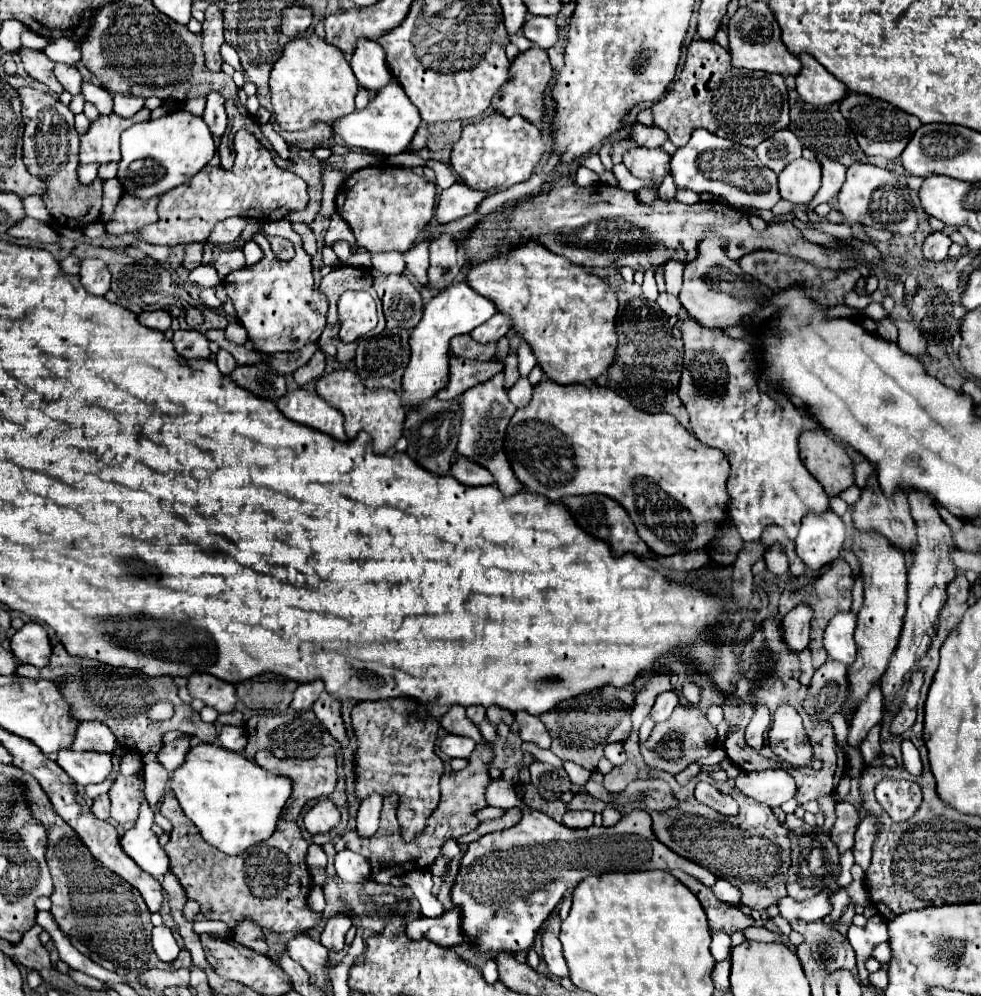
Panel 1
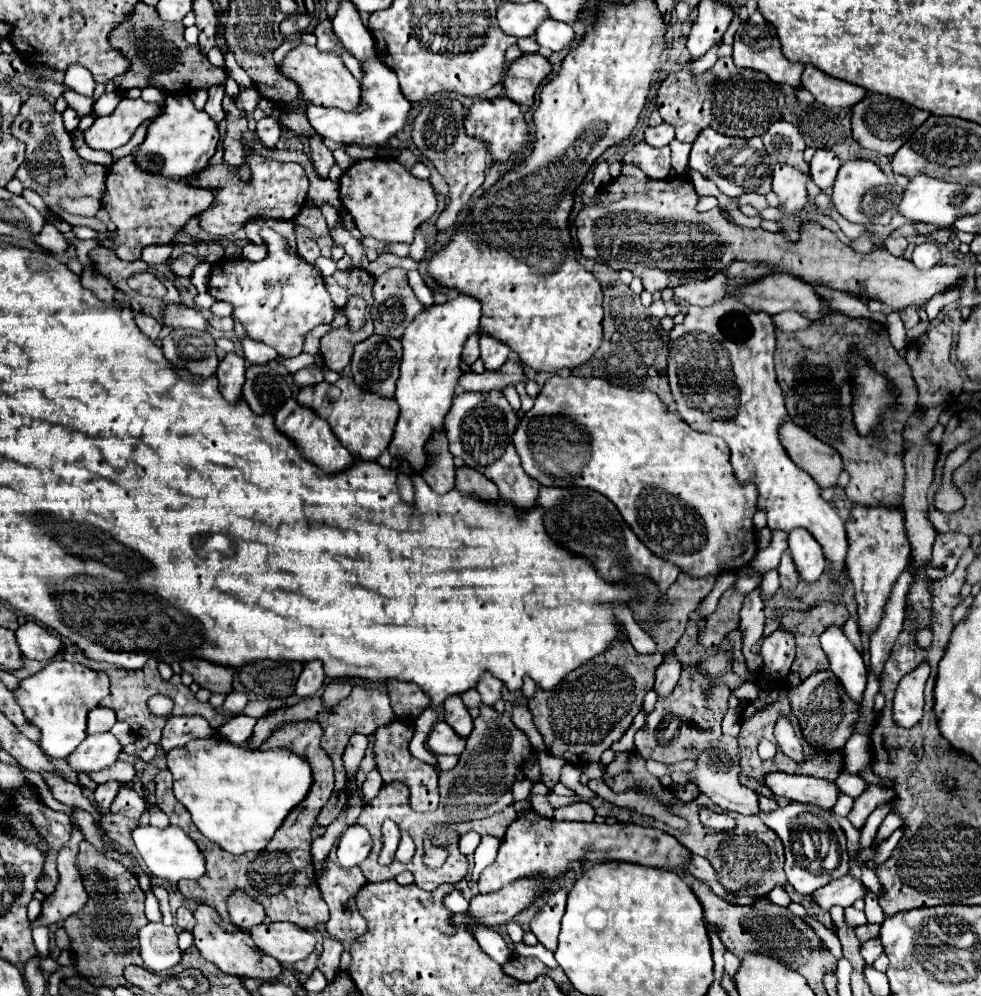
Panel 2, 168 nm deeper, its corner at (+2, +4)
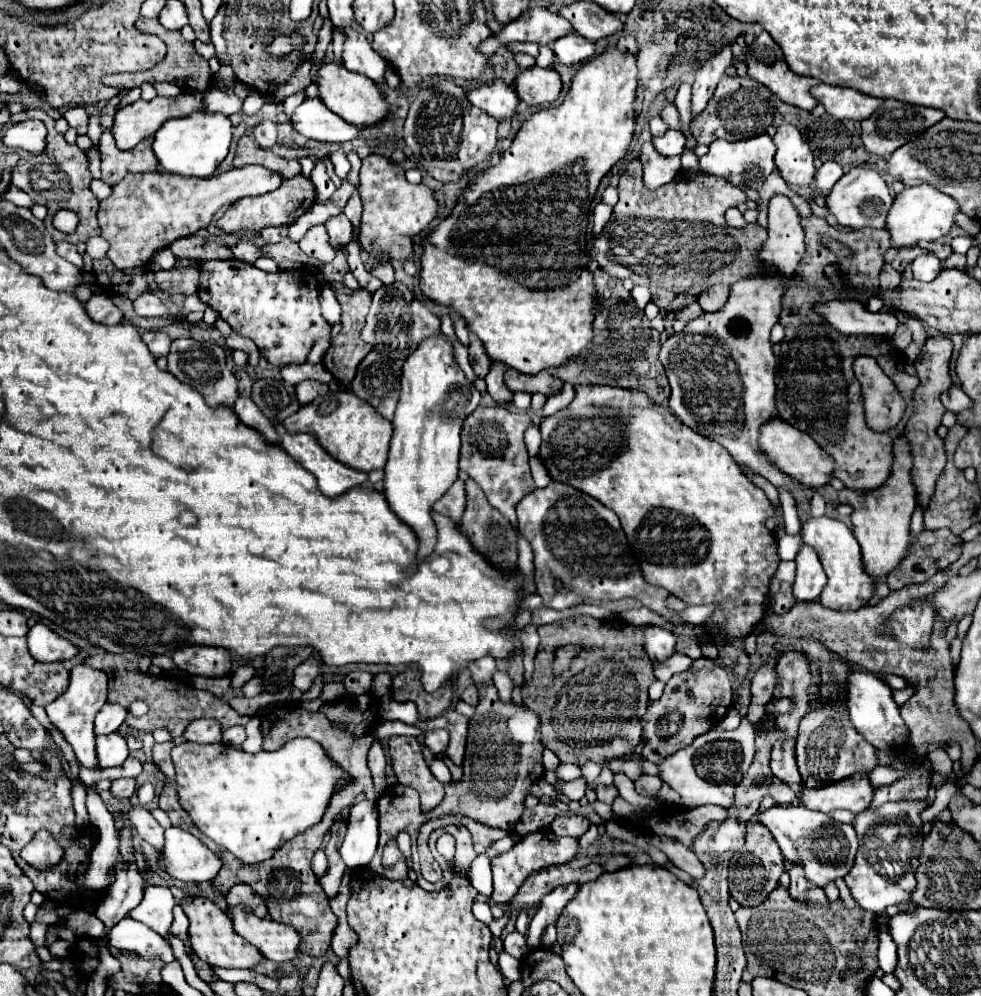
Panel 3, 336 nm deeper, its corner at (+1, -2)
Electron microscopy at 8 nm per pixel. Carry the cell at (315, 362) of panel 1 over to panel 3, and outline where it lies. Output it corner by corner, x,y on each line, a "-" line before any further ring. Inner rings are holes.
304,380
296,384
296,398
300,400
300,404
310,404
316,396
322,396
326,392
328,392
328,386
316,380

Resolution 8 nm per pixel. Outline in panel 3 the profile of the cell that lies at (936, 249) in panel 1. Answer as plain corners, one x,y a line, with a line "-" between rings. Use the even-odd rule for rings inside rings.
930,252
930,254
922,254
918,256
914,262
912,262
912,276
916,280
924,280
924,282
930,282
938,276
940,272
940,260

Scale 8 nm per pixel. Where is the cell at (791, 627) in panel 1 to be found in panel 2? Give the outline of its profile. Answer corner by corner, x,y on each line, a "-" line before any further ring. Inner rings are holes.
777,628
761,646
763,672
775,680
785,680
795,660
795,636
785,628

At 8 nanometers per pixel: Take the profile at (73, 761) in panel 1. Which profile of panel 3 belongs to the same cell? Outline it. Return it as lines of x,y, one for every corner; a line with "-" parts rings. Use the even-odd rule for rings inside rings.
112,732
112,734
106,734
106,736
98,736
96,738
96,752
98,752
98,760
100,760
102,768
120,766
130,756
126,738
120,736
118,732

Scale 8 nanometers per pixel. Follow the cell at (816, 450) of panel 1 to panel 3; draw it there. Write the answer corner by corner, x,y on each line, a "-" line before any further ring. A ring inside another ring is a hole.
774,418
762,424
758,444
770,464
774,464
782,474
788,474
796,482
804,484
806,488
820,488
832,480
834,460
828,456
828,452
824,452
808,434
796,430
782,418

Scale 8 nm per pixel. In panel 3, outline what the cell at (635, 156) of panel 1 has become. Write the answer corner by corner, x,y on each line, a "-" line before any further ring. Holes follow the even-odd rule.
646,142
642,146
640,162
644,166
644,184
650,190
656,190
668,182
674,180
674,176
680,172
680,158
666,158
662,156
652,142

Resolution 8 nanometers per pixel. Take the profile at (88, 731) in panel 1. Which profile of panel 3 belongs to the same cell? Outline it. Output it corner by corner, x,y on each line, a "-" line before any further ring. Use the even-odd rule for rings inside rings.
106,702
102,710
96,714
96,734
112,734
126,720
126,708
120,704

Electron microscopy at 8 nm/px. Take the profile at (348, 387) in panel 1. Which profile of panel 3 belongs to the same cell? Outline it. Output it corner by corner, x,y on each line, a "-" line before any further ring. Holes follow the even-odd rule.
328,392
326,396
318,396
312,404
302,406
294,416
284,420
284,430
290,434
312,434
318,444
338,462
360,470
370,472
384,468
388,458
388,442
392,438
392,424
382,420
374,412
368,402
362,402
354,392

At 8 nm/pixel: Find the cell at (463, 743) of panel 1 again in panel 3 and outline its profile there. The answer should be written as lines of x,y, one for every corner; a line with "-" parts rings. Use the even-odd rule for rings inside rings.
430,730
430,732
424,732
424,744
436,754
444,754
446,746
448,746
448,732
446,730

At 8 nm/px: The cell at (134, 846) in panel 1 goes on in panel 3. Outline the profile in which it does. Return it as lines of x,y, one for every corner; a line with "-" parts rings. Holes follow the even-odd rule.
180,828
166,830
166,844
162,850
162,864
174,880
182,882
208,882
214,880
222,868
222,860
210,848

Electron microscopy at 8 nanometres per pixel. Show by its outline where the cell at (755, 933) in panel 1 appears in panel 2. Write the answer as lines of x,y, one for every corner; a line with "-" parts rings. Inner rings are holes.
729,948
725,950
723,958
725,958
725,972
733,978
733,976
735,976
735,972
737,972
737,968
739,968
739,958
737,958

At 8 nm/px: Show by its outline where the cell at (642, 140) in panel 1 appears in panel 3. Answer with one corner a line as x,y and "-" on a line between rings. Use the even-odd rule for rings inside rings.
668,130
664,136
654,138
652,142
662,156
680,156
684,152
686,136
680,130

